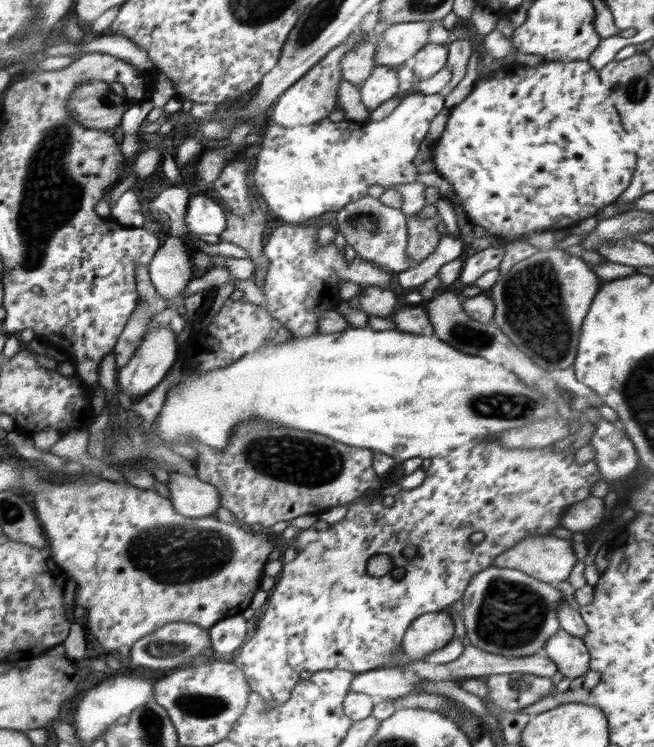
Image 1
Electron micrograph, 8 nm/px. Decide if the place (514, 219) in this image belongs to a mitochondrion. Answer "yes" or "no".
no

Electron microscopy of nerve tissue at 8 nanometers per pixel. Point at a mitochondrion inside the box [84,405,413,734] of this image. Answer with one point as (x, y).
(173, 552)

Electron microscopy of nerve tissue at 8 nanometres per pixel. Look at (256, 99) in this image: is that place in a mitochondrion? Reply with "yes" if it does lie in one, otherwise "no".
no

